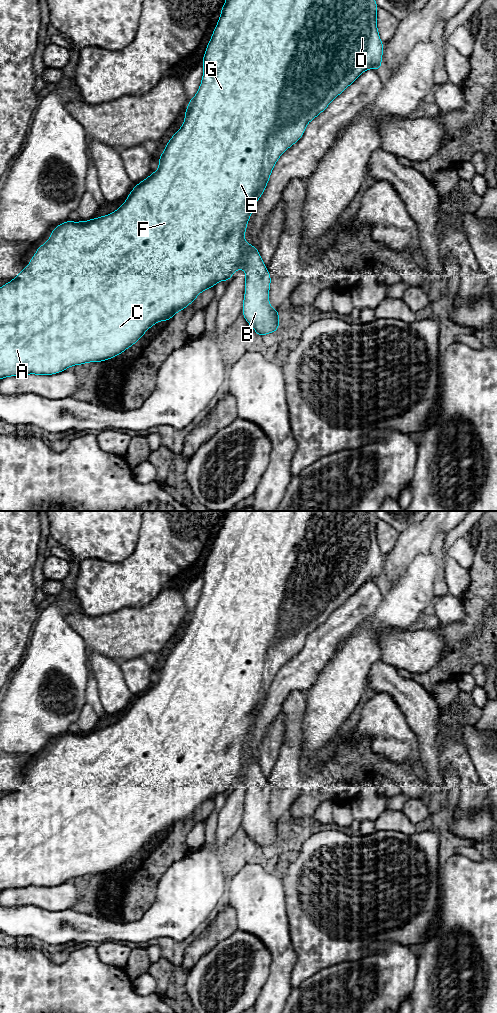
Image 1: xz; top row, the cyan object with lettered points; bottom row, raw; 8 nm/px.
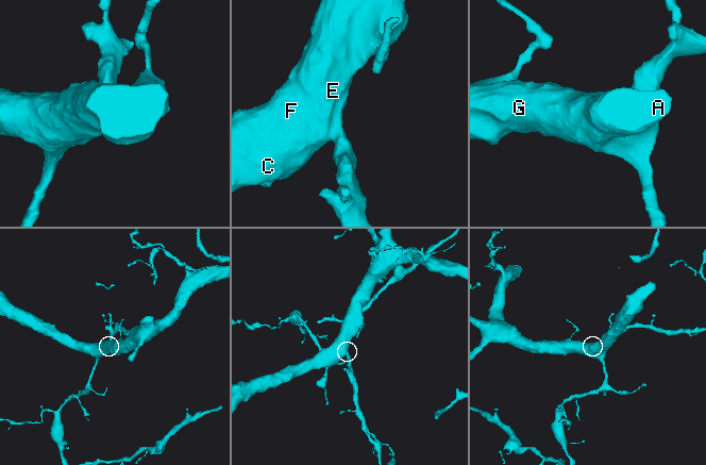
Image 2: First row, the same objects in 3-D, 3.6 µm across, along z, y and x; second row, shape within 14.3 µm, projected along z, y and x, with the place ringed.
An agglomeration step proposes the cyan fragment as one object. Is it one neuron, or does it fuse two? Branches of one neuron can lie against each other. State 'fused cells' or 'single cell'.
single cell

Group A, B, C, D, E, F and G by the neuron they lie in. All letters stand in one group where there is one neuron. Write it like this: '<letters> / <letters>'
A B C D E F G

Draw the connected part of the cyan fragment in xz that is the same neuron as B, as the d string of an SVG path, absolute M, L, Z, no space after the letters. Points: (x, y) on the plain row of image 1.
M226 511L226 514L222 518L222 522L220 524L221 528L205 562L202 574L203 590L200 599L197 606L188 615L182 639L172 648L162 667L158 670L159 681L156 684L151 685L148 690L138 695L128 706L127 712L115 724L99 730L94 729L89 733L72 734L68 732L56 738L53 741L49 752L45 756L38 758L38 762L30 772L28 778L24 782L21 782L13 792L0 799L0 891L9 888L29 887L32 885L36 887L53 887L66 882L70 878L81 877L89 874L102 874L107 871L114 870L130 858L134 857L136 853L140 852L143 846L150 841L151 838L159 833L170 832L176 824L183 823L186 818L191 816L202 803L208 800L213 800L219 793L228 793L238 781L244 781L246 784L242 827L249 837L256 843L259 850L268 845L277 844L279 840L278 829L280 824L275 823L269 816L271 788L268 785L266 777L261 771L258 761L253 759L252 756L246 755L244 752L247 735L252 727L252 722L255 719L256 714L267 698L275 675L290 658L294 657L303 648L306 637L324 623L329 618L330 614L341 606L349 597L351 597L365 582L380 582L383 570L383 554L379 550L379 544L377 542L376 527L378 520L379 519L374 511Z

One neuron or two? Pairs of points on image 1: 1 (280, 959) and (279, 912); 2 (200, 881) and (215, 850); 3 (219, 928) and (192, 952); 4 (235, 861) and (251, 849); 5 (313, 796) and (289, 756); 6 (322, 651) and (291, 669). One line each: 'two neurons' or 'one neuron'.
1: one neuron
2: one neuron
3: one neuron
4: one neuron
5: two neurons
6: one neuron

